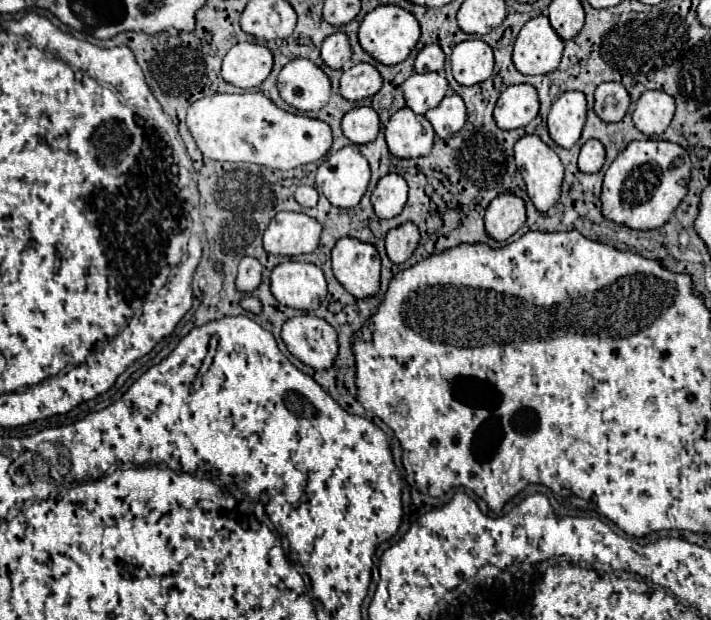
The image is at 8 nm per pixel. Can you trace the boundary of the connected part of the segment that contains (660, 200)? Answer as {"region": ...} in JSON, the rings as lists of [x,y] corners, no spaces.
{"region":[[[634,140],[610,164],[602,188],[602,214],[636,230],[660,228],[688,194],[690,154],[670,140]]]}

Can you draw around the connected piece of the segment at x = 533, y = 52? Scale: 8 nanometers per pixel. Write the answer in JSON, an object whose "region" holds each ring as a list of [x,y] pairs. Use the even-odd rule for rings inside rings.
{"region":[[[540,14],[530,18],[514,42],[514,66],[524,74],[548,74],[558,68],[564,40],[556,34],[550,20]]]}

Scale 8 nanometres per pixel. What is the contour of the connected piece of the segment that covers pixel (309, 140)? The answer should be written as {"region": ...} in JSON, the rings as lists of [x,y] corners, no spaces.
{"region":[[[262,92],[204,96],[188,108],[186,124],[204,156],[226,162],[254,162],[278,170],[316,162],[332,146],[332,130],[326,122],[286,112]]]}

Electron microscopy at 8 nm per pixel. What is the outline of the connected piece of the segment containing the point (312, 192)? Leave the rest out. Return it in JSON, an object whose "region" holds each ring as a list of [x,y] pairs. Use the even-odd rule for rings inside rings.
{"region":[[[298,186],[294,196],[298,204],[304,208],[314,208],[318,204],[318,190],[314,186]]]}

